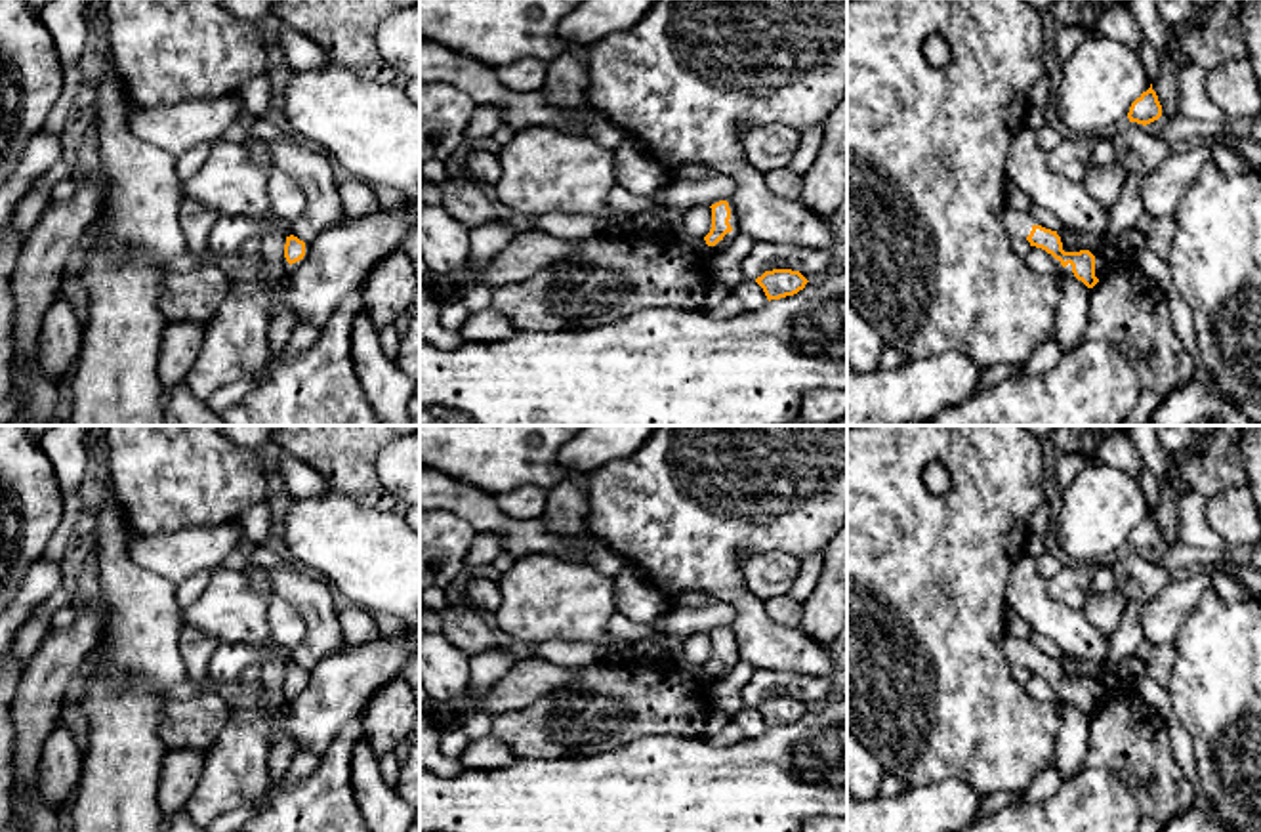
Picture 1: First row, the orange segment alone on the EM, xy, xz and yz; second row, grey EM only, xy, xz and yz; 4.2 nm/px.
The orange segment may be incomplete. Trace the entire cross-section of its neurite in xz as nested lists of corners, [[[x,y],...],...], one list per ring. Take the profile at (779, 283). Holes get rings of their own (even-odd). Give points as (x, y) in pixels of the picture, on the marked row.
[[[773,269],[765,271],[755,282],[763,288],[767,300],[780,300],[794,296],[809,282],[799,271]]]

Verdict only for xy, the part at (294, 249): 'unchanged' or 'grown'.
grown

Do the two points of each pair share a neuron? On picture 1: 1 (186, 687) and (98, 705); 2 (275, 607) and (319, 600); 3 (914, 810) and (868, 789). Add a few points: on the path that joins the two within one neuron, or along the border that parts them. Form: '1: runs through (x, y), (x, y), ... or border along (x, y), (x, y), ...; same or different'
1: border along (187, 678), (172, 684), (163, 695); different
2: border along (268, 571), (271, 588), (306, 626), (294, 649); different
3: border along (878, 796), (867, 800); different

